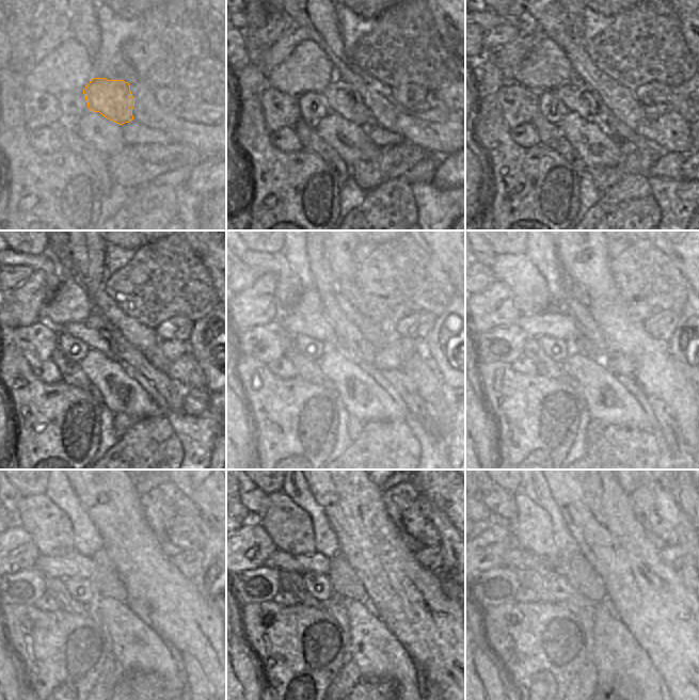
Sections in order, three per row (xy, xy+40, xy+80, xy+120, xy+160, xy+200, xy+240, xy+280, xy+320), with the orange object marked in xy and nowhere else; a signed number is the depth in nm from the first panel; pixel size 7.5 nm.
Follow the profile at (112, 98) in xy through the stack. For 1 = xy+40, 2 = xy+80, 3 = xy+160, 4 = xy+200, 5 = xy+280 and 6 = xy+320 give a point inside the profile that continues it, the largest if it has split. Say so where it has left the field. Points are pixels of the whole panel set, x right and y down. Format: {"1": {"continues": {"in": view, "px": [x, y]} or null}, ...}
{"1": {"continues": {"in": "xy+40", "px": [340, 97]}}, "2": {"continues": {"in": "xy+80", "px": [572, 93]}}, "3": {"continues": {"in": "xy+160", "px": [317, 325]}}, "4": {"continues": {"in": "xy+200", "px": [554, 323]}}, "5": {"continues": {"in": "xy+280", "px": [315, 562]}}, "6": {"continues": {"in": "xy+320", "px": [518, 558]}}}

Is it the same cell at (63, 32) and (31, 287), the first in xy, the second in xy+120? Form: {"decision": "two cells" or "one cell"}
{"decision": "one cell"}

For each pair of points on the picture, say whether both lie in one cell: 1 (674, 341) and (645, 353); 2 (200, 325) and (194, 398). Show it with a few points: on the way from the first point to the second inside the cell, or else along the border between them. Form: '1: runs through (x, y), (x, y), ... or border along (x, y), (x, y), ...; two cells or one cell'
1: border along (665, 343), (678, 367); two cells
2: border along (205, 388), (210, 394); two cells

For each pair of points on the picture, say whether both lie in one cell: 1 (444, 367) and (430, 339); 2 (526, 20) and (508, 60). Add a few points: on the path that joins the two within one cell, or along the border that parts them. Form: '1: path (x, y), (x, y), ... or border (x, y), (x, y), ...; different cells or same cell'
1: path (440, 361), (431, 346); same cell
2: path (526, 30), (522, 36), (522, 44), (515, 50); same cell

